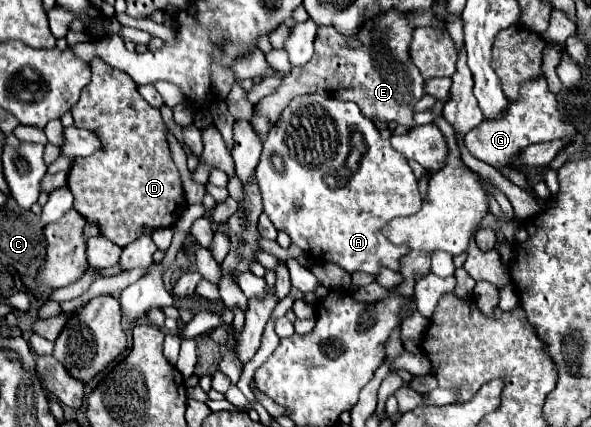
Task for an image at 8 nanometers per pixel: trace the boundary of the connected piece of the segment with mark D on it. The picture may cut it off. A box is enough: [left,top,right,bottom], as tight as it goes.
[67,58,187,248]

